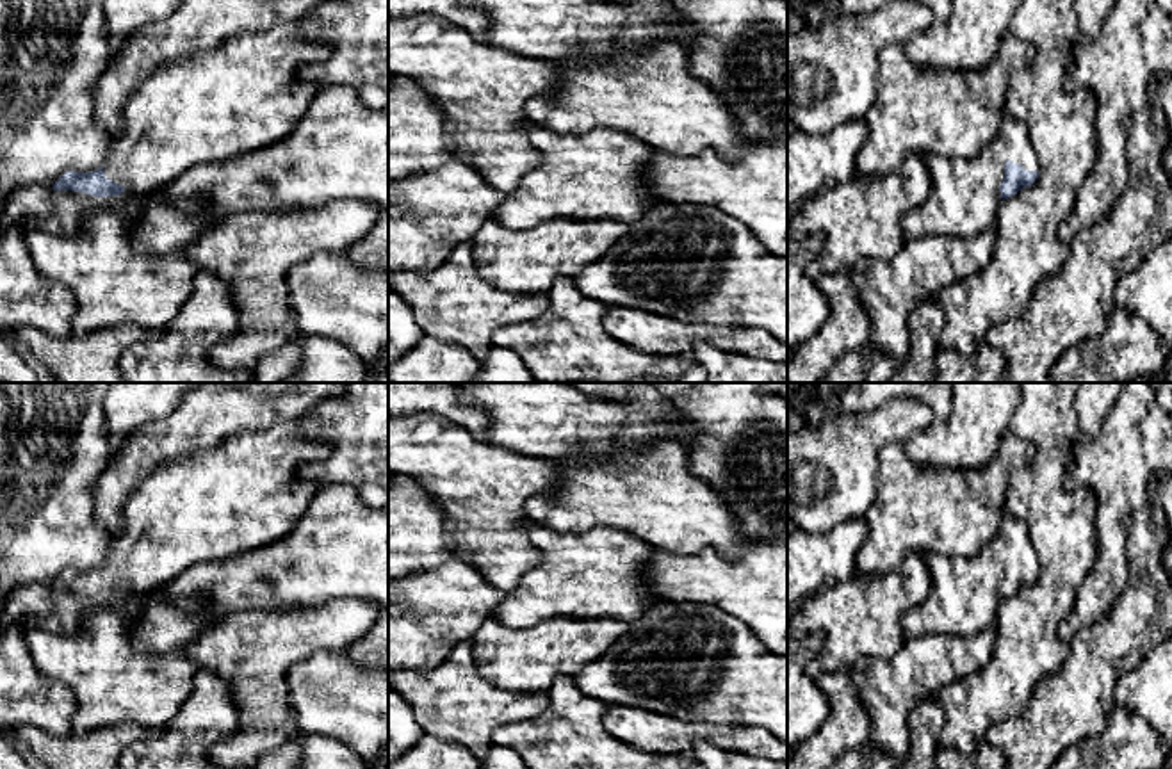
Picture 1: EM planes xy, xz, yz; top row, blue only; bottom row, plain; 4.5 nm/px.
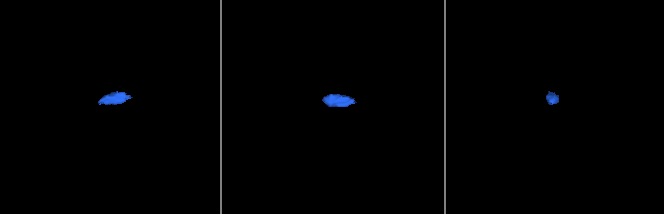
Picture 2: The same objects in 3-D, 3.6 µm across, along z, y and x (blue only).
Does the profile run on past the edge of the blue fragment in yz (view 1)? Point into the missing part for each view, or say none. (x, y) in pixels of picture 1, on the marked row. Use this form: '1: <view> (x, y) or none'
1: yz (964, 198)

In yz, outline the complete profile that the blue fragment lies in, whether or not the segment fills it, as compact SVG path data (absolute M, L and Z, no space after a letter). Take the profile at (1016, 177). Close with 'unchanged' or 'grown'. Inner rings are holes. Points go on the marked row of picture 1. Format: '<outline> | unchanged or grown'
M999 110L996 139L974 158L923 157L930 176L928 199L903 215L905 240L953 237L969 240L996 224L1003 199L1031 187L1038 178L1037 153L1026 125Z | grown

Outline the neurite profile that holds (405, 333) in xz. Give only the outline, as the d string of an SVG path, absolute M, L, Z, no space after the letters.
M388 287L388 363L403 358L422 338L413 310Z

